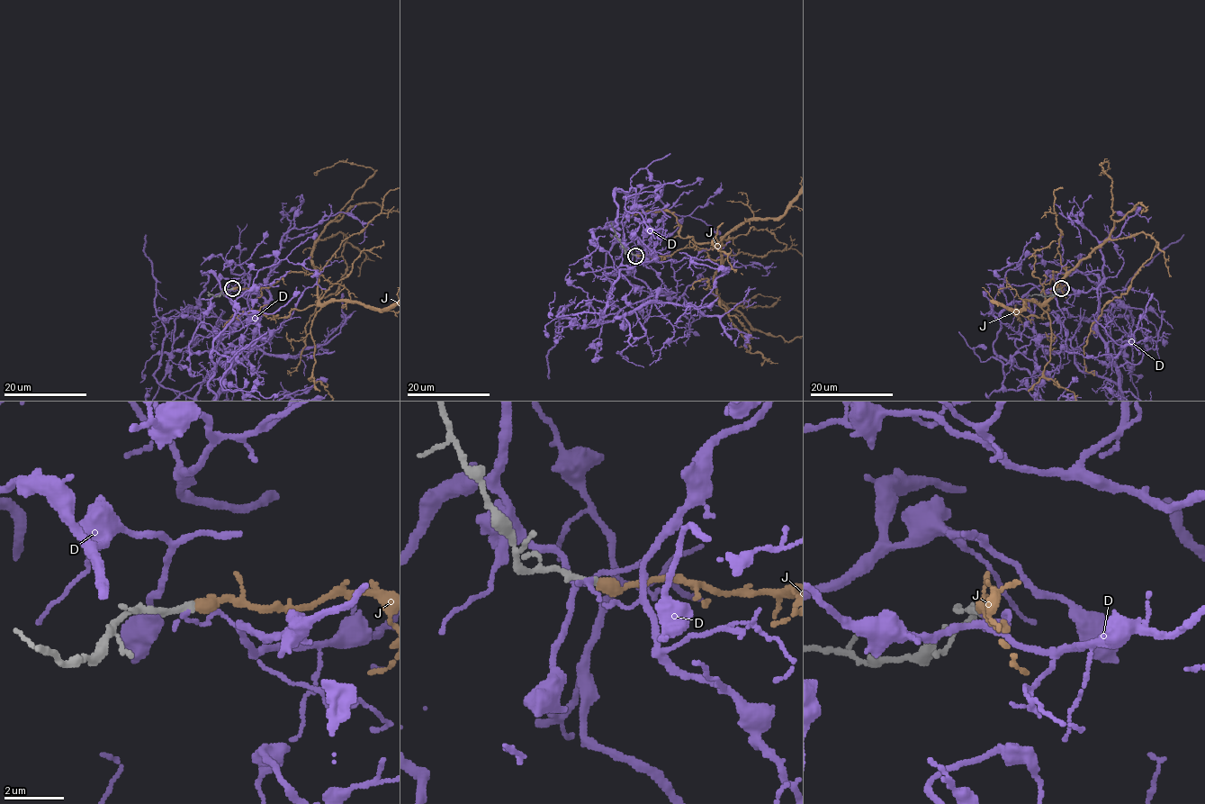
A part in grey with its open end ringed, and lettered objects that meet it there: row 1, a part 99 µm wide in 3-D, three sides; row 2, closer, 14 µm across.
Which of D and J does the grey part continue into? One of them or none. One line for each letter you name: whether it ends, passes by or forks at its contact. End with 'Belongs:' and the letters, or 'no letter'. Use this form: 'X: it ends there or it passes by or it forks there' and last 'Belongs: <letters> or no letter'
J: it ends there
Belongs: J

